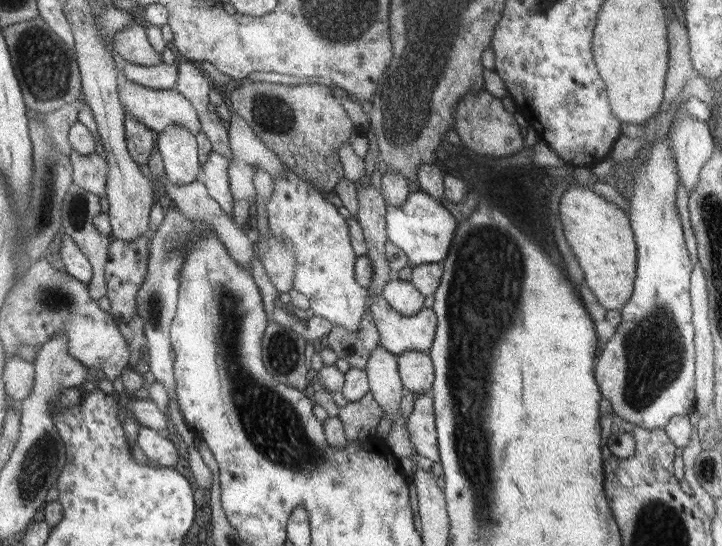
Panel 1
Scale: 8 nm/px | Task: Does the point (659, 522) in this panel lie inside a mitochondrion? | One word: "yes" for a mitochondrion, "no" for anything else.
yes

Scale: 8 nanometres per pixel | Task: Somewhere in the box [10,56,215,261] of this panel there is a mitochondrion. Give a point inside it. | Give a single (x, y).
(47, 206)

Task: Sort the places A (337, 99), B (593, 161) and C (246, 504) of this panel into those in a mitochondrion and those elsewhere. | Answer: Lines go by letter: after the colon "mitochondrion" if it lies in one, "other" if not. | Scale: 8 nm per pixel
A: other
B: other
C: other

